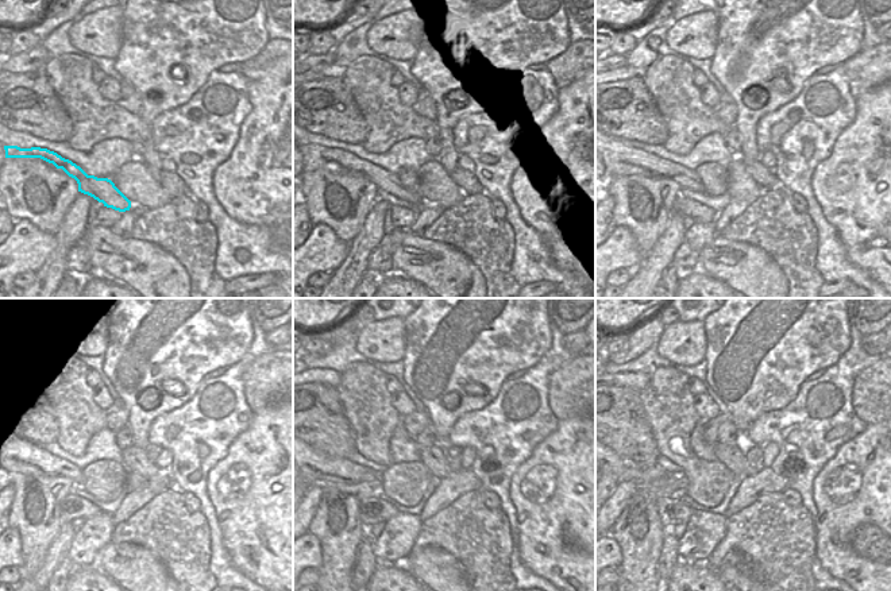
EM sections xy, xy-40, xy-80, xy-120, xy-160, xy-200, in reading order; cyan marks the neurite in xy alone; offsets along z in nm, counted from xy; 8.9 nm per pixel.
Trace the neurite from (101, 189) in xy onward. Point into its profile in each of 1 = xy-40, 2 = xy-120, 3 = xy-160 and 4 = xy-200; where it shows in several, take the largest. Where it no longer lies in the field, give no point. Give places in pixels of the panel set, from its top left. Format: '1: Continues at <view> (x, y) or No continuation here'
1: Continues at xy-40 (328, 158)
2: Continues at xy-120 (18, 460)
3: Continues at xy-160 (320, 468)
4: Continues at xy-200 (624, 470).

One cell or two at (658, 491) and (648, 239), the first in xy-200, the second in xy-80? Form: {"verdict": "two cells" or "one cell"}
{"verdict": "one cell"}

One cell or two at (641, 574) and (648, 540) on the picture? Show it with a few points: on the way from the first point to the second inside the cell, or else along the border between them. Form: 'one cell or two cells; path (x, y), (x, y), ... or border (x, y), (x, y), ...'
one cell; path (641, 566), (641, 548)

